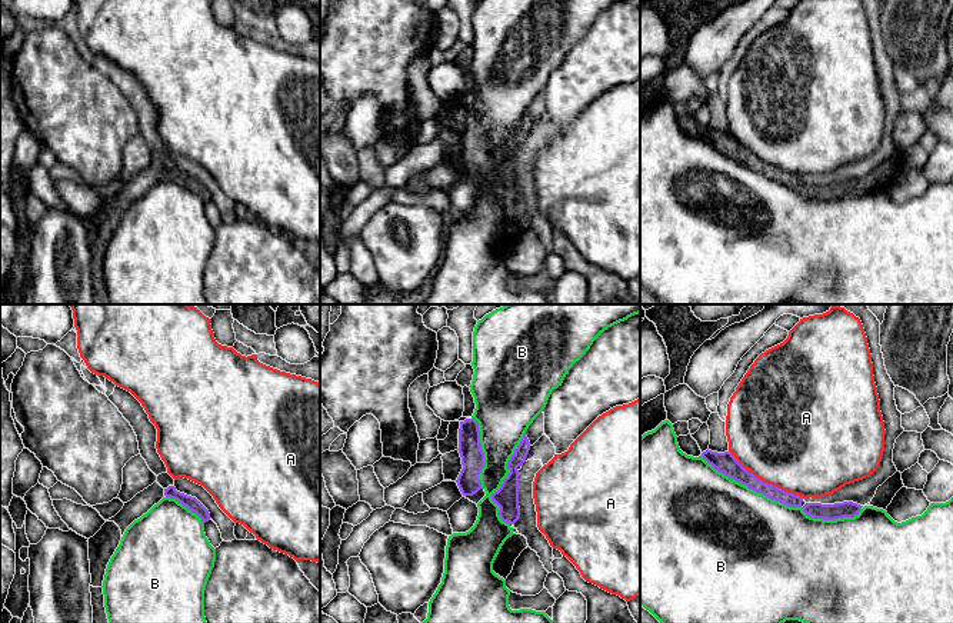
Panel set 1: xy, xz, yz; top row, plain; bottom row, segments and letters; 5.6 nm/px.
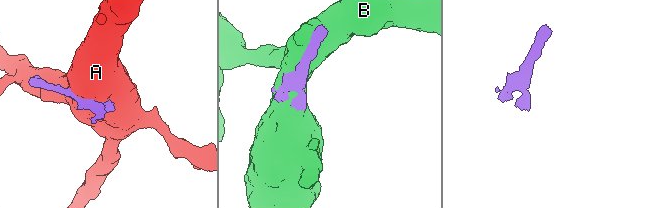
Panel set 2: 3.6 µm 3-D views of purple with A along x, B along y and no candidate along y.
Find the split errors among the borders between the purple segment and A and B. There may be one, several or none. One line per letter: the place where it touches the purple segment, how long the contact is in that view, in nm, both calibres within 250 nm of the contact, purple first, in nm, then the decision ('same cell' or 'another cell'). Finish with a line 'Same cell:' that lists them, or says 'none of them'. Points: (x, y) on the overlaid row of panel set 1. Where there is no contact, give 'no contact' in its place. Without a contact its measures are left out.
A: yz (766, 483) | 500 nm | 120/480 nm | another cell
B: yz (782, 502) | 950 nm | 90/480 nm | another cell
Same cell: none of them

